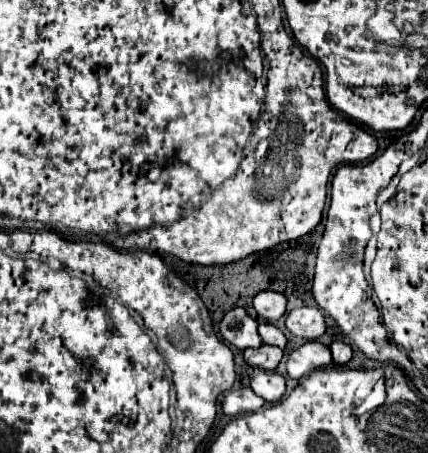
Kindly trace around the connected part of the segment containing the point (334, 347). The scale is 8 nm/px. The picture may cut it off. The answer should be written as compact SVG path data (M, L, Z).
M336 341L330 345L330 351L332 351L332 357L334 357L334 363L336 365L346 365L350 359L352 359L352 349L350 345L342 343L342 341Z

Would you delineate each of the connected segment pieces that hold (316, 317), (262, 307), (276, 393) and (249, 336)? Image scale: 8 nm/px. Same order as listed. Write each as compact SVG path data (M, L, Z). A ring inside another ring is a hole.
M312 307L294 309L286 317L286 329L296 337L314 341L326 333L324 315L320 309L312 309Z
M262 291L254 297L254 309L258 317L274 323L286 313L286 297L276 291Z
M260 371L252 377L250 381L250 387L260 395L264 397L266 401L278 401L282 399L284 391L286 391L286 381L282 375L278 373L268 373L268 371Z
M238 307L238 309L228 311L224 319L220 321L220 335L224 337L228 345L244 351L248 347L262 345L256 327L258 327L256 319L252 319L242 307Z

